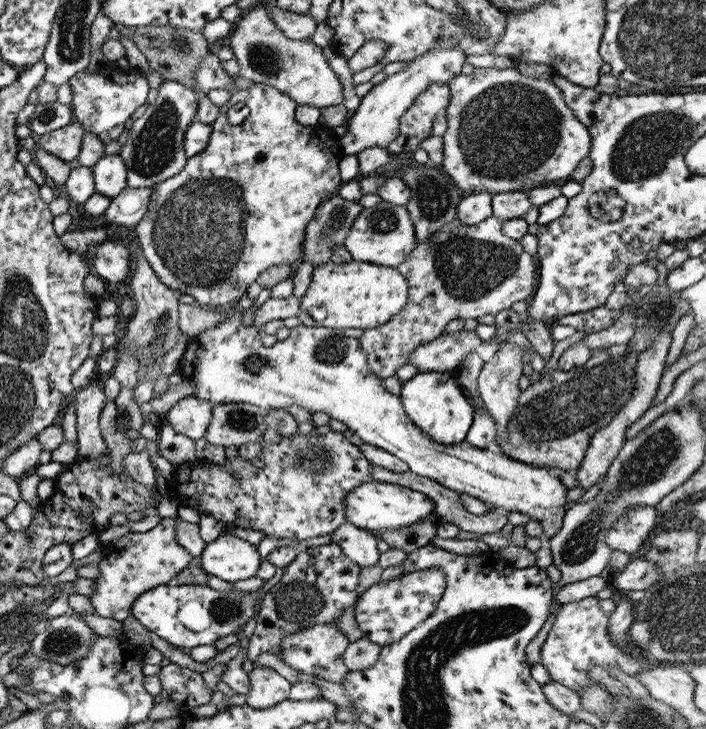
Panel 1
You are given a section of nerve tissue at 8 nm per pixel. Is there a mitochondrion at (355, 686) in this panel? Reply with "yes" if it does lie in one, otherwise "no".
no

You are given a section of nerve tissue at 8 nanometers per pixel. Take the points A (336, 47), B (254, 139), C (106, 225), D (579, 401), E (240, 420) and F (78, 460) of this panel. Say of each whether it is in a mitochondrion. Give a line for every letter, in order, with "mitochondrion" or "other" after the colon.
A: other
B: other
C: other
D: mitochondrion
E: mitochondrion
F: other

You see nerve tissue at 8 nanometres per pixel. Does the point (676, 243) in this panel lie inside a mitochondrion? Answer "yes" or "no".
no

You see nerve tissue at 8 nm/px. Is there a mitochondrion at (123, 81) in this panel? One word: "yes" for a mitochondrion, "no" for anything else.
no

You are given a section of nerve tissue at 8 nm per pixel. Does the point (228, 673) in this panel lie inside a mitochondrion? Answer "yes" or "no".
no

